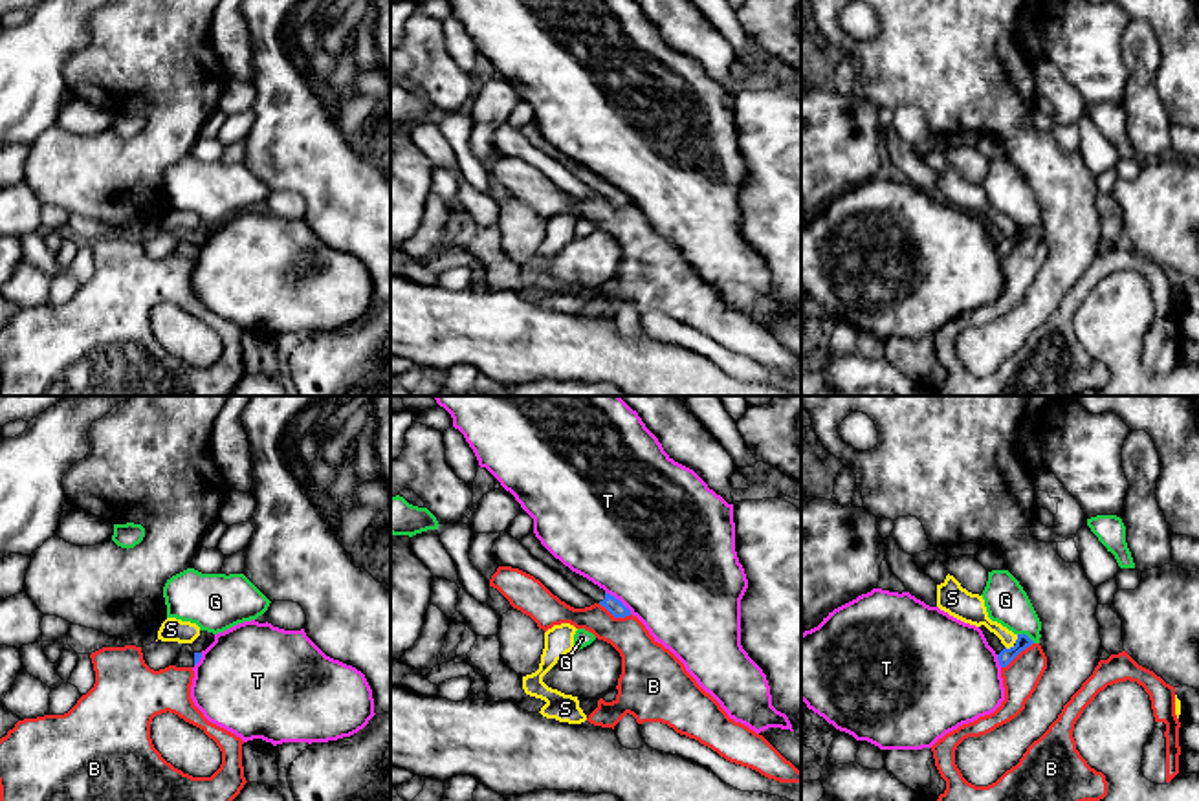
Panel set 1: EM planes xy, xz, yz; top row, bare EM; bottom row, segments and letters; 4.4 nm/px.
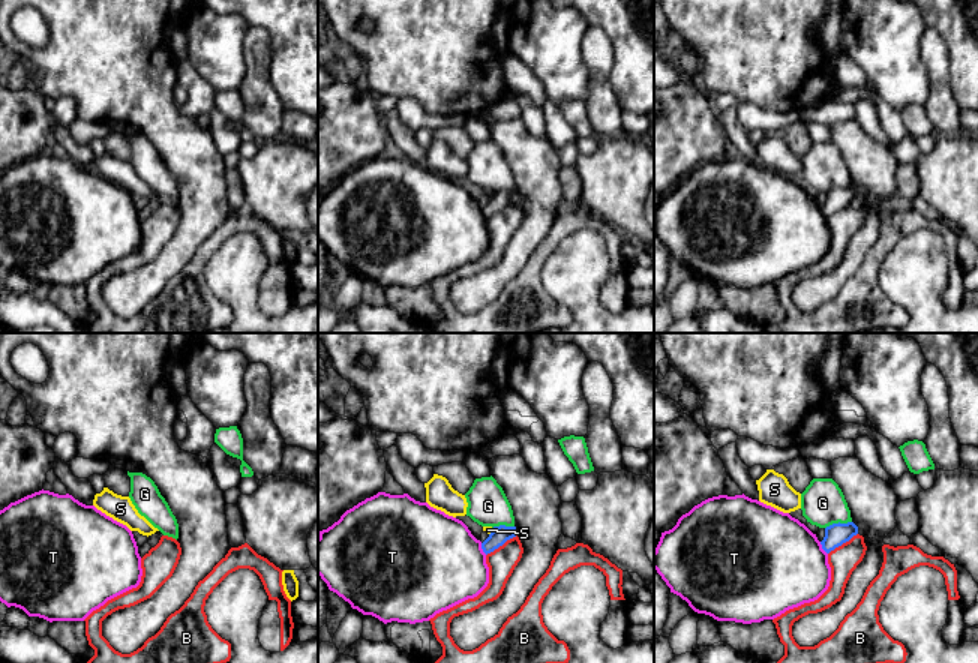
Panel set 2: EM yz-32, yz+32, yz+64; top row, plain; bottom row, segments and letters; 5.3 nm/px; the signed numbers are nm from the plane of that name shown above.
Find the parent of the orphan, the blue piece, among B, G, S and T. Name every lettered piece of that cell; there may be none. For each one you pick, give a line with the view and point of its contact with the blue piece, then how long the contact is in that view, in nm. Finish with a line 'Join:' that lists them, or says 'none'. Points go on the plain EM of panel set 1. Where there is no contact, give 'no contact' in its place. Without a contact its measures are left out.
Join: none

